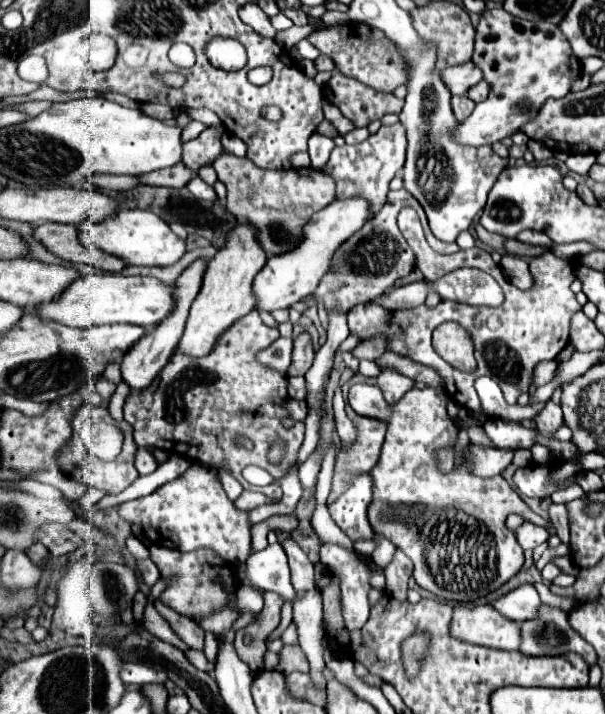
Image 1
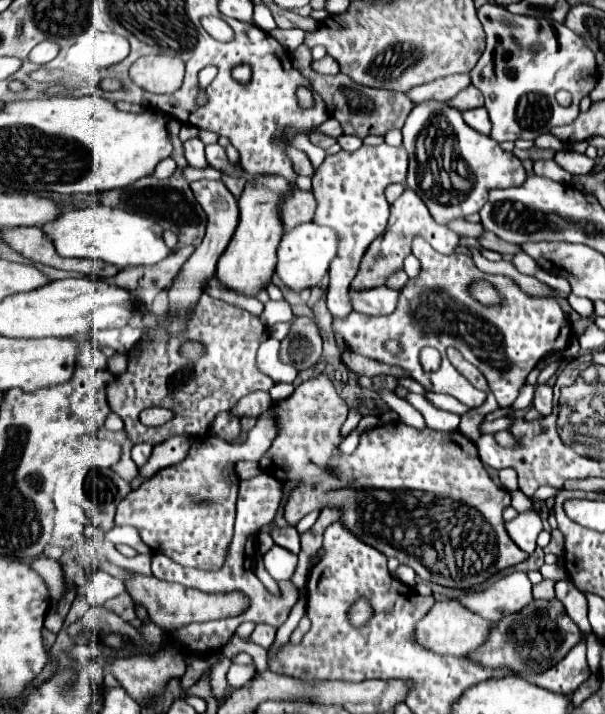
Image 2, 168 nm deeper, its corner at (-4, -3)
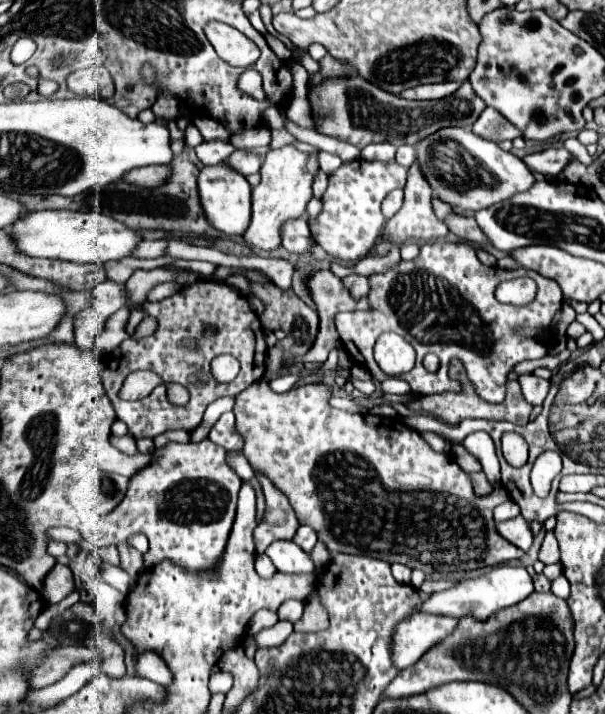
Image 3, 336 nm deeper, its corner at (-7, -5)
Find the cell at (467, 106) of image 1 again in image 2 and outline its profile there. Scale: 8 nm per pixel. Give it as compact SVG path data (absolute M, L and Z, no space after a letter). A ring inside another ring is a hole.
M477 107L477 109L467 109L463 111L463 119L469 127L473 127L475 131L487 135L491 129L491 123L487 119L487 109L485 107Z

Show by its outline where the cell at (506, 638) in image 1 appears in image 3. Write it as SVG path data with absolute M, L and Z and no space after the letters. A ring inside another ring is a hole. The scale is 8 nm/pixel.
M412 613L404 617L392 635L390 657L396 669L406 669L414 665L422 653L428 651L434 643L442 641L454 629L454 617L442 615L426 615L426 613Z

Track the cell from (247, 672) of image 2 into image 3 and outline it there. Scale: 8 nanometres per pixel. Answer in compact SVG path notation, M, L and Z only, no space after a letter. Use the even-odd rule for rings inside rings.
M218 671L218 673L214 673L214 675L210 677L210 685L208 685L208 687L210 687L212 693L226 693L228 689L231 689L232 685L232 675L226 675L226 673Z

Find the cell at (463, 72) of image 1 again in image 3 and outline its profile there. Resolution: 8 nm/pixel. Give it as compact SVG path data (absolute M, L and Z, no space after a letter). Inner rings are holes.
M454 81L434 83L434 85L418 85L408 91L402 91L400 97L404 97L404 99L442 99L446 95L452 95L458 87L460 87L460 83L454 83Z

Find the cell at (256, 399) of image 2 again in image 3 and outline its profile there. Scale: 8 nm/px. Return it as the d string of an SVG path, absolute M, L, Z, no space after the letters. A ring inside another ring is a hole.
M250 281L250 297L256 297L264 303L264 311L260 313L260 321L266 329L284 329L286 339L278 341L276 347L268 349L266 353L266 369L276 371L282 367L284 361L292 361L296 355L306 355L306 351L314 343L314 335L318 333L318 315L314 309L310 309L296 293L294 289L280 289L272 281L268 283L254 283Z

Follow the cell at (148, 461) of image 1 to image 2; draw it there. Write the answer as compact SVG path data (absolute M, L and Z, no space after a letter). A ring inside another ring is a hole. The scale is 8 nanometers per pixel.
M139 443L139 445L135 445L133 451L131 451L131 457L133 457L135 465L137 465L137 467L143 467L143 465L147 463L147 459L151 457L151 451L153 451L153 447L147 445L147 443Z

